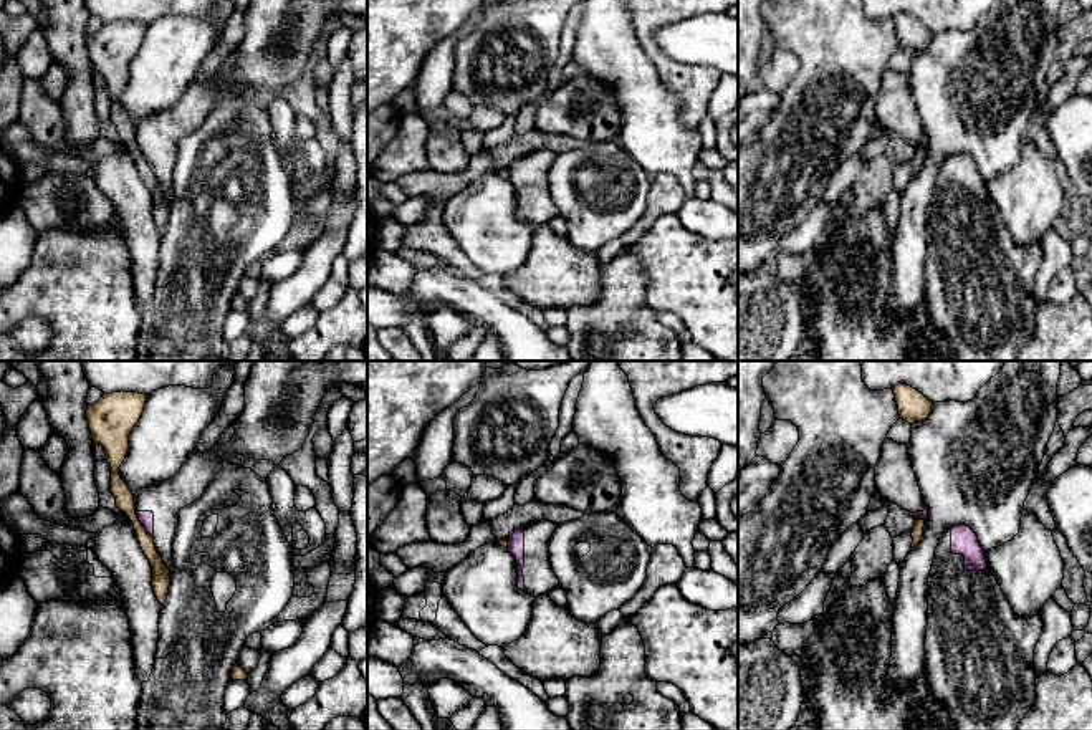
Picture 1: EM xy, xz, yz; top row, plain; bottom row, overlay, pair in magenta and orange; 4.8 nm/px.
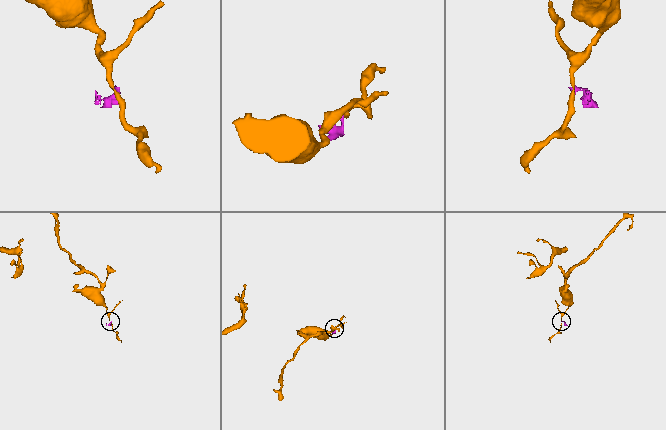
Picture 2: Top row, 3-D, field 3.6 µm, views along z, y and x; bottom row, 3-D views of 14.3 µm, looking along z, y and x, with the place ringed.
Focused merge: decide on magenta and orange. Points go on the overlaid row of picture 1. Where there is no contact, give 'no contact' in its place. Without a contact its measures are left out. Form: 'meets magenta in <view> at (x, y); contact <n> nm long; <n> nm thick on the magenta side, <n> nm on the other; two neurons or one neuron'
meets magenta in xy at (141, 523); contact 150 nm long; 70 nm thick on the magenta side, 100 nm on the other; two neurons

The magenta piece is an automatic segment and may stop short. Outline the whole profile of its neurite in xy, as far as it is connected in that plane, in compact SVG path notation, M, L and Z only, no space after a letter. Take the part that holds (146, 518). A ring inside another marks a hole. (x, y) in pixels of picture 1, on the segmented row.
M255 361L245 384L245 406L235 419L233 439L217 444L202 454L194 450L175 477L141 488L134 495L136 515L154 538L164 564L172 568L172 541L179 525L179 511L197 502L227 460L232 465L251 468L258 460L280 465L283 459L298 452L309 437L316 411L329 389L339 382L366 382L367 361Z

